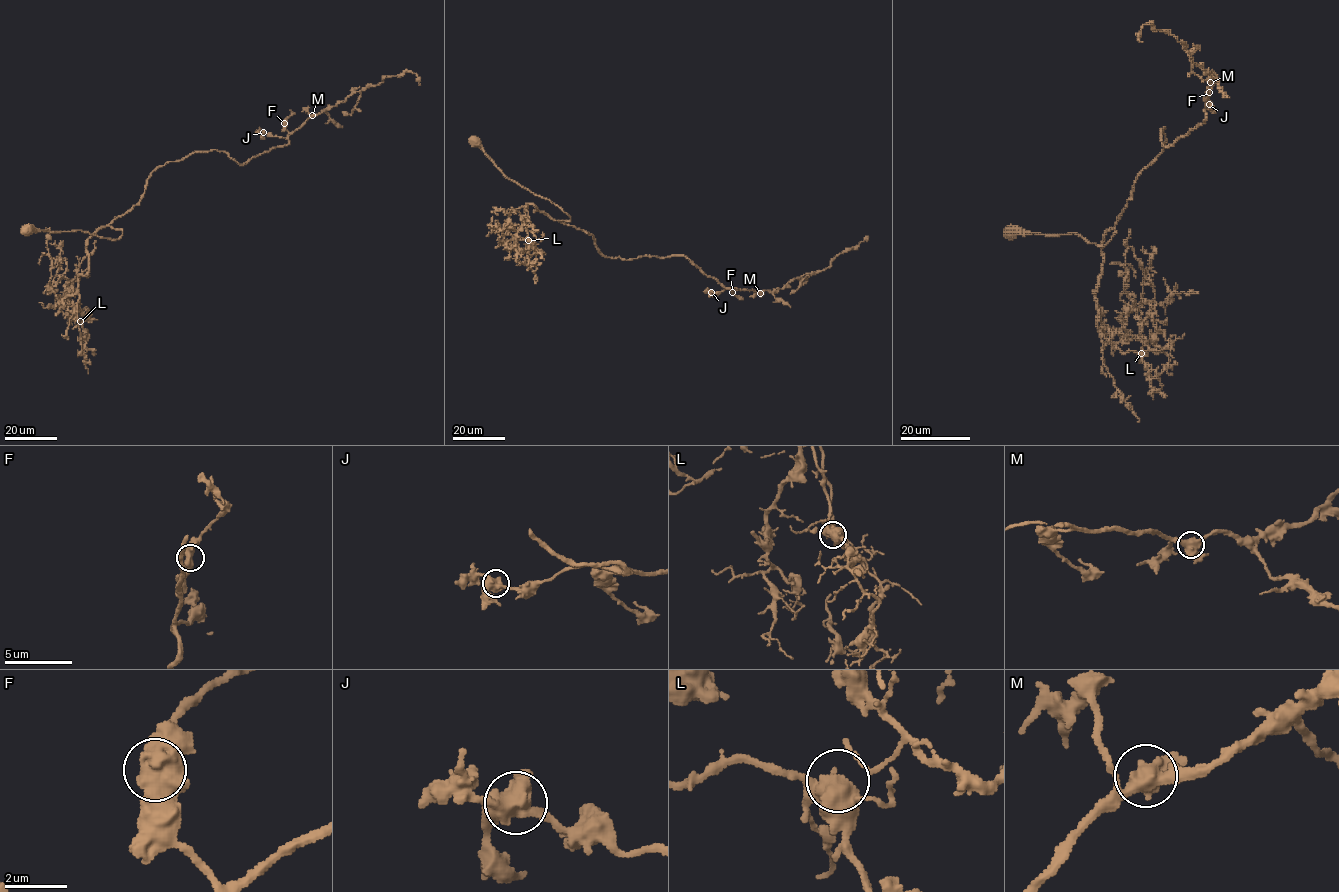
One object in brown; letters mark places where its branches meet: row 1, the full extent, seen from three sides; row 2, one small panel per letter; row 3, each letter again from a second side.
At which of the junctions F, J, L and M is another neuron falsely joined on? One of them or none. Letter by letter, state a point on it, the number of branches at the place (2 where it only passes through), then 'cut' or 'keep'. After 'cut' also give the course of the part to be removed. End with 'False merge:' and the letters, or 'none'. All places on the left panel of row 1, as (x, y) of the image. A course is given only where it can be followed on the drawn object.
F: at (284, 123); 3 branches meet; keep
J: at (263, 132); 3 branches meet; keep
L: at (80, 321); 3 branches meet; keep
M: at (312, 115); 3 branches meet; keep
False merge: none

